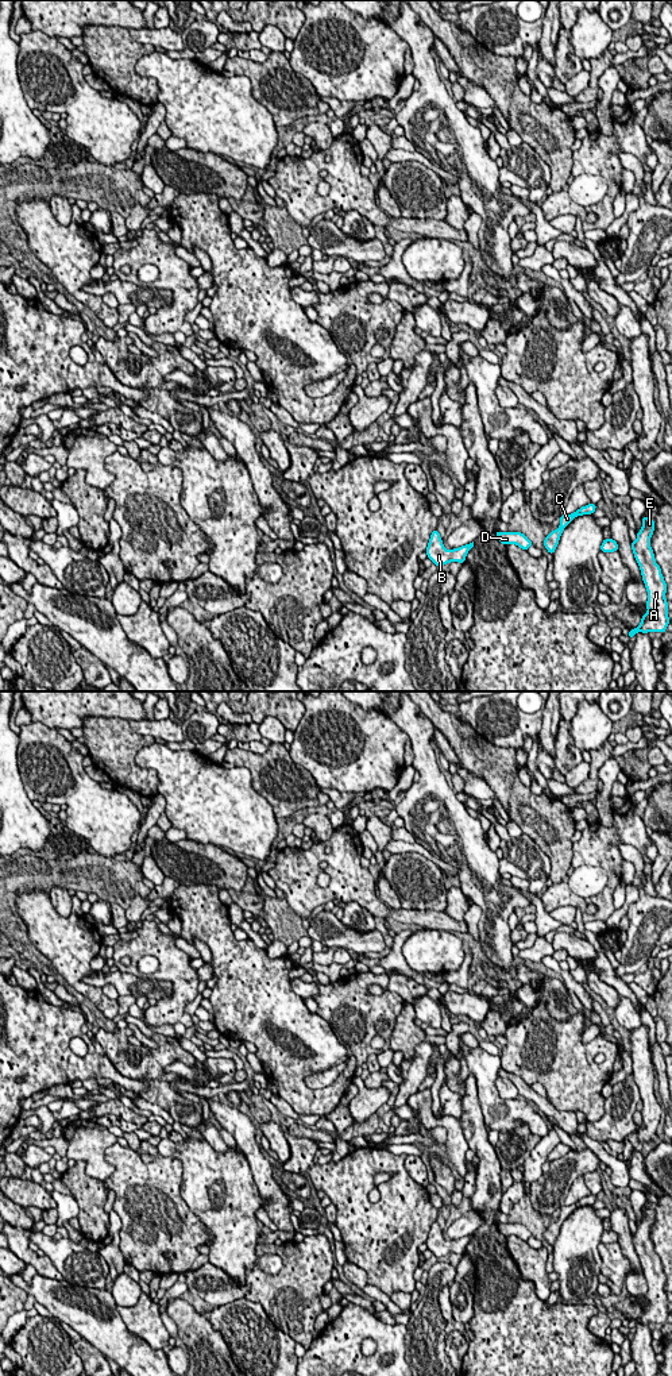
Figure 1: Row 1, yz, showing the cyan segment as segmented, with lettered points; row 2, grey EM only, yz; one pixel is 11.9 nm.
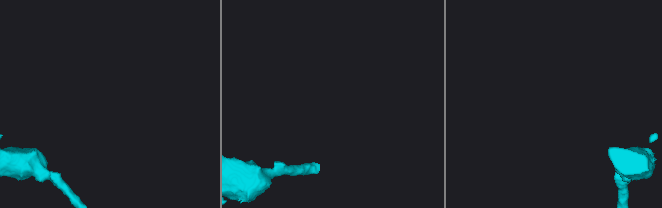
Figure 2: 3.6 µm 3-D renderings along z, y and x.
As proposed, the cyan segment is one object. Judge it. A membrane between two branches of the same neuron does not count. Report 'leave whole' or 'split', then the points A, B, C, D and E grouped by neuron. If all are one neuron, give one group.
leave whole; groups A B C D E

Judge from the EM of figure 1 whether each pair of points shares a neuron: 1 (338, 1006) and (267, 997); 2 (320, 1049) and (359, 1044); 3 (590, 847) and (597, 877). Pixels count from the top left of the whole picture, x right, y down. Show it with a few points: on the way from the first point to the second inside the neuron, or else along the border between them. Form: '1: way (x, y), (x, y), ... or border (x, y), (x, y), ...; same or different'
1: border (315, 1013), (328, 1024), (336, 1037); different
2: border (325, 1020), (348, 1057); different
3: border (607, 874), (599, 867), (578, 866), (567, 883); different

